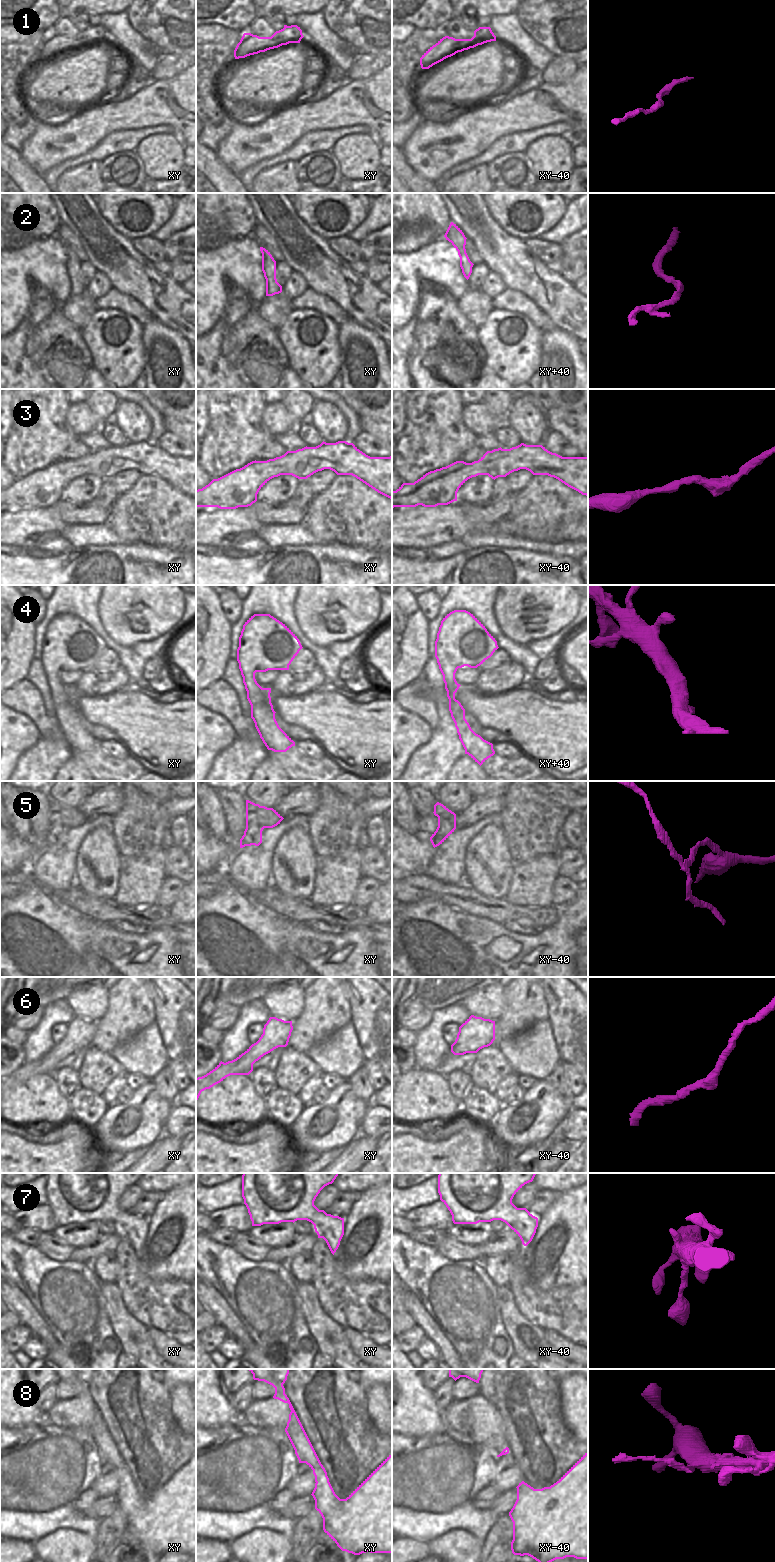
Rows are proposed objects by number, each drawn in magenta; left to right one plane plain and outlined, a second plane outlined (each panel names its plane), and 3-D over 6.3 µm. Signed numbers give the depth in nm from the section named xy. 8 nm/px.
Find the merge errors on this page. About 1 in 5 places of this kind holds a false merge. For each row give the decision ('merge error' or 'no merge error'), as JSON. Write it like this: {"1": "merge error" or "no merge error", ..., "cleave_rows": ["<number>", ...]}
{"1": "no merge error", "2": "merge error", "3": "no merge error", "4": "no merge error", "5": "merge error", "6": "no merge error", "7": "no merge error", "8": "merge error", "cleave_rows": ["2", "5", "8"]}

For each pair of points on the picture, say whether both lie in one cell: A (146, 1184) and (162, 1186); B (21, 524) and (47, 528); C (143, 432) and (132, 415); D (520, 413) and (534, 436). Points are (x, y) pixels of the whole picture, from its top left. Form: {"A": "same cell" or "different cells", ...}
{"A": "same cell", "B": "same cell", "C": "same cell", "D": "same cell"}

